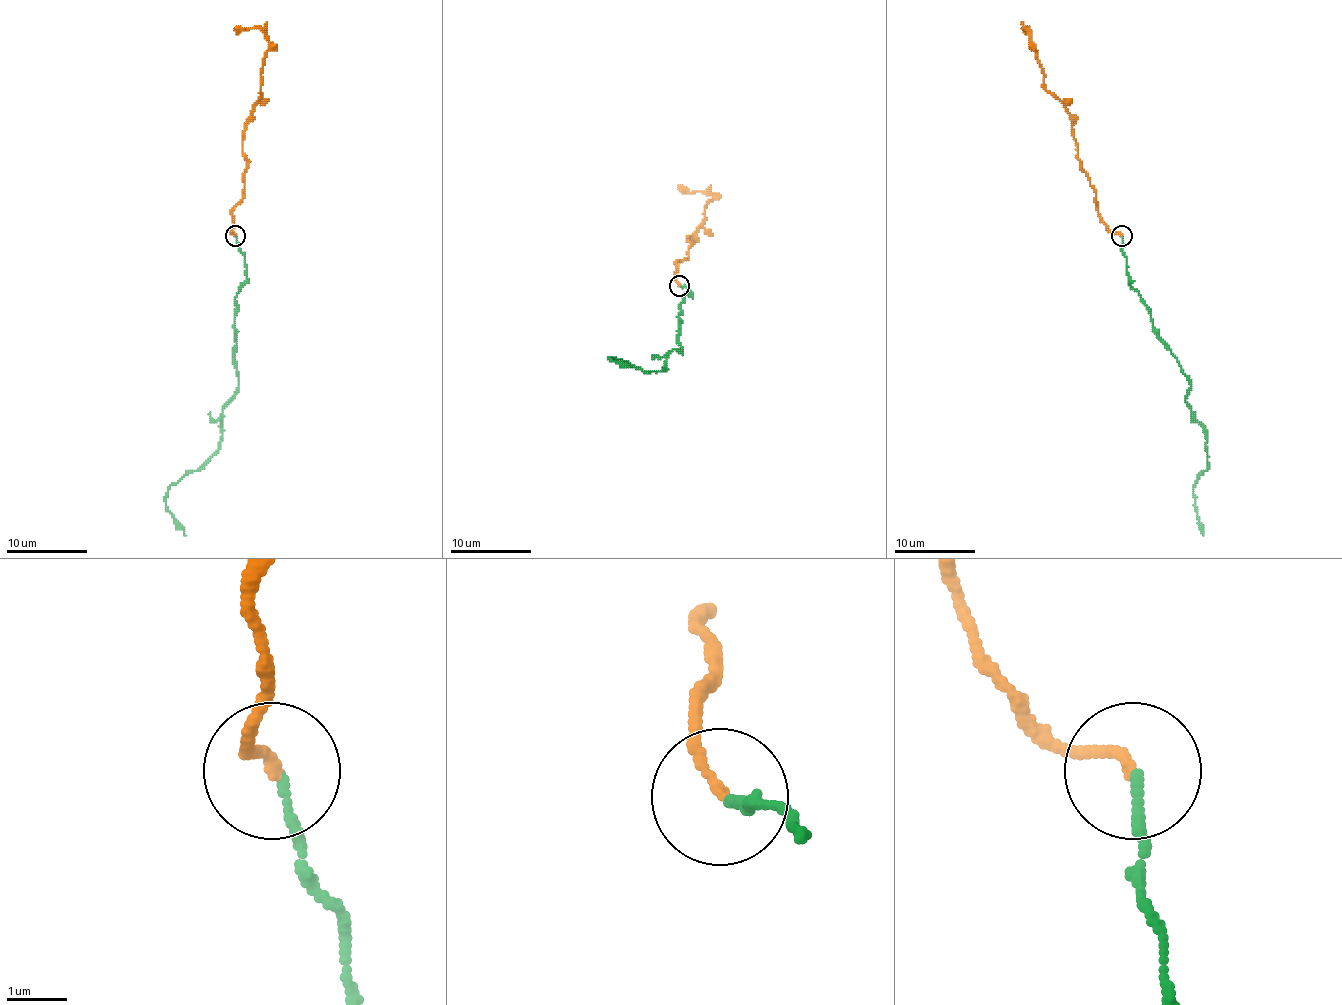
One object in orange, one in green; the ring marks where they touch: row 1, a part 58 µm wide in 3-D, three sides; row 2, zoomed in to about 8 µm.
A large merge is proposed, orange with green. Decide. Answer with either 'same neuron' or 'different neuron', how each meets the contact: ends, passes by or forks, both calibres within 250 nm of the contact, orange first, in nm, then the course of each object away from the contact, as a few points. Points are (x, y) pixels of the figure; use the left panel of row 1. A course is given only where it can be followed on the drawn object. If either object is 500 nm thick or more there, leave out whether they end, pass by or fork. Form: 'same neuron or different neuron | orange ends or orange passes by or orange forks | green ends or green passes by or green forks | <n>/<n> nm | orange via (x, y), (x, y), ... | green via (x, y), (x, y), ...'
same neuron | orange ends | green ends | 180/150 nm | orange via (234, 236), (232, 212), (244, 188), (246, 119), (260, 99), (268, 42), (258, 28), (234, 28) | green via (236, 236), (246, 281), (234, 297), (238, 386), (222, 414), (216, 450), (167, 491), (165, 509), (186, 535)

